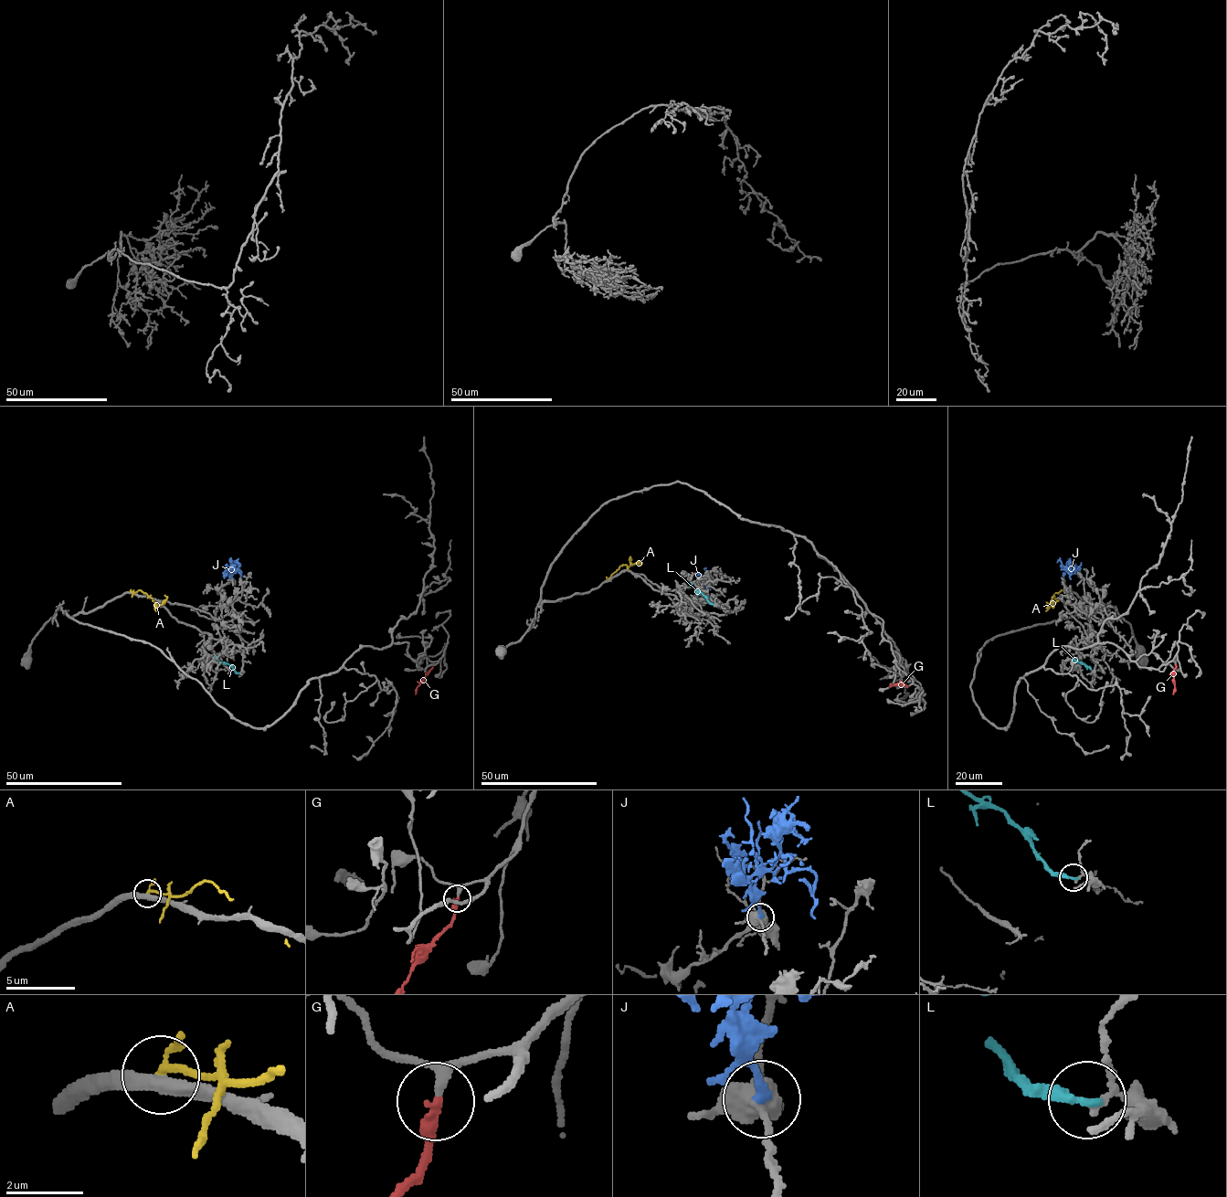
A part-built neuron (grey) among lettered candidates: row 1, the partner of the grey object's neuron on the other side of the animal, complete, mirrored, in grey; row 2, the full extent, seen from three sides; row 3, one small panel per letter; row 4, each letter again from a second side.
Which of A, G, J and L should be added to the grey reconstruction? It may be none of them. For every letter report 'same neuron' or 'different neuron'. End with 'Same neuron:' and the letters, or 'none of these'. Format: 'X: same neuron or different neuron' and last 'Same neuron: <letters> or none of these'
A: different neuron
G: same neuron
J: different neuron
L: different neuron
Same neuron: G

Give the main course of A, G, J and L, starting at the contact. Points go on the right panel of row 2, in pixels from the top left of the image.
A: (1071, 592), (1061, 590), (1055, 593), (1053, 597), (1056, 600), (1053, 605), (1053, 595)
G: (1175, 663), (1173, 694)
J: (1081, 579), (1074, 569), (1068, 569), (1060, 559), (1057, 562)
L: (1094, 673), (1071, 655)

